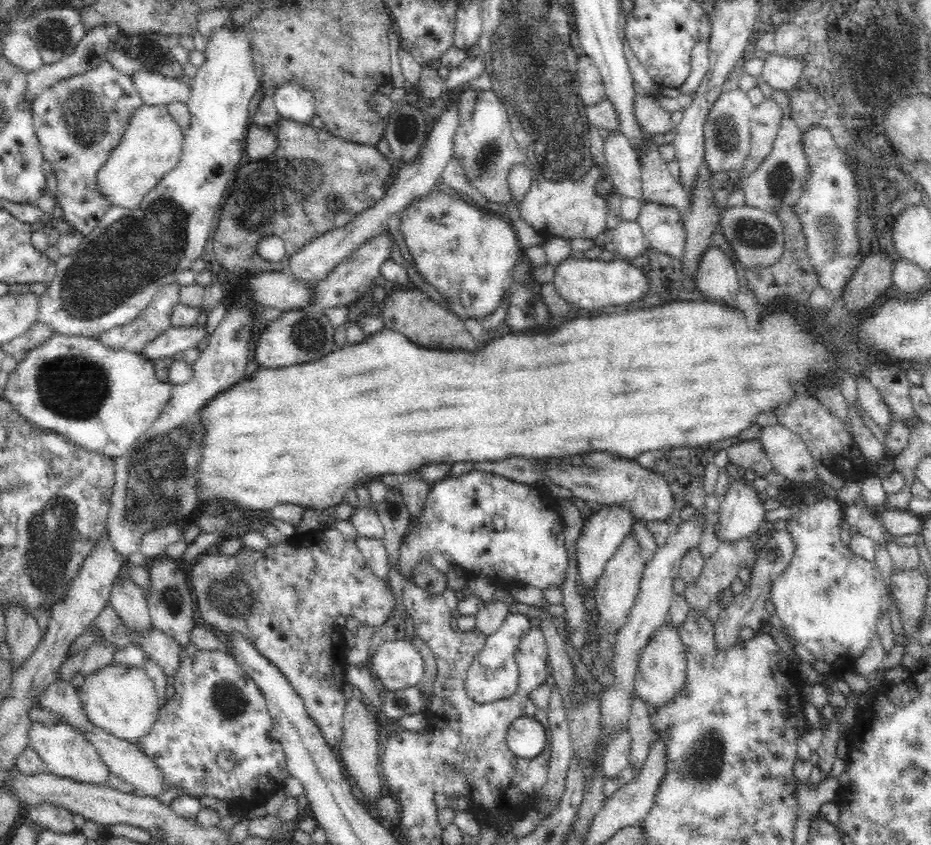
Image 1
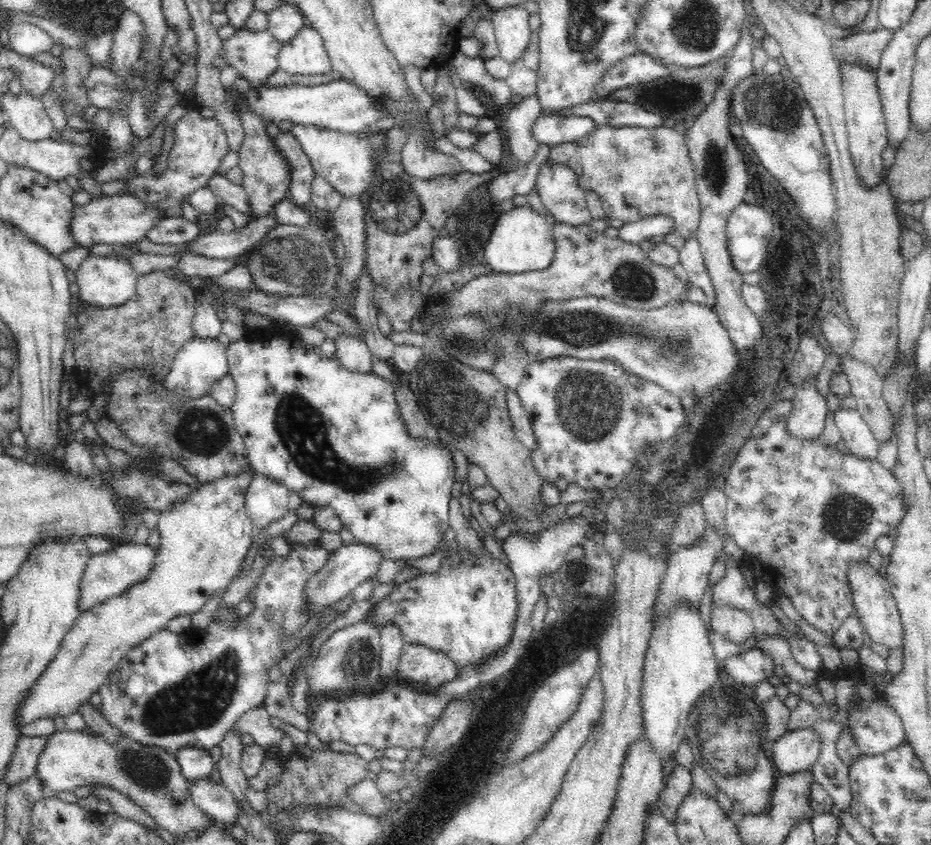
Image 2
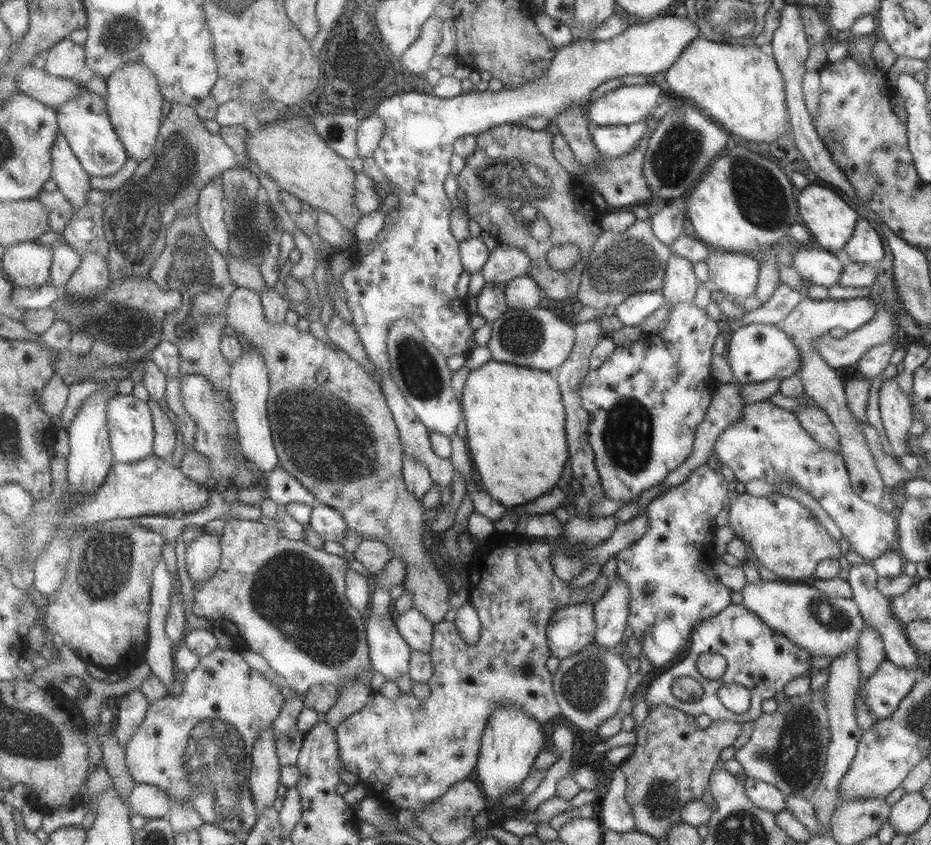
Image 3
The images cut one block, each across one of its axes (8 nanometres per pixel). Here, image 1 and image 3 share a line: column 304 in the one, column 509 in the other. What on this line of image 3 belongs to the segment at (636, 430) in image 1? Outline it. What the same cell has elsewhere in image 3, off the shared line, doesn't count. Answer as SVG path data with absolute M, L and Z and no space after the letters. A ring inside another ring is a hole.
M492 358L485 365L471 371L462 402L465 409L467 429L469 431L469 445L480 476L482 476L481 481L484 483L486 490L498 502L501 502L504 506L517 507L543 497L558 487L558 482L560 482L566 466L571 464L572 454L570 440L568 439L568 412L564 400L563 388L556 373L536 370L528 366L502 362Z

